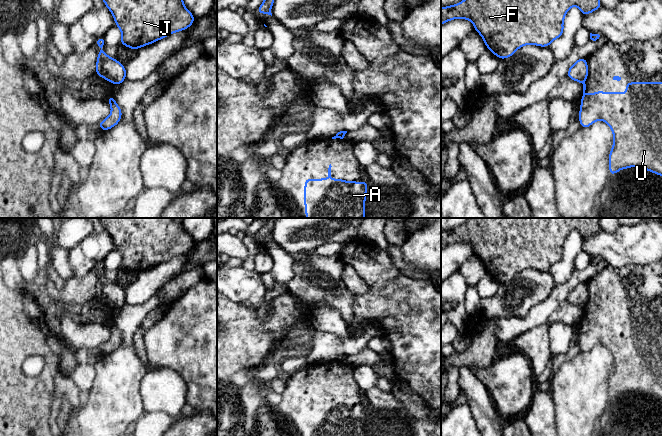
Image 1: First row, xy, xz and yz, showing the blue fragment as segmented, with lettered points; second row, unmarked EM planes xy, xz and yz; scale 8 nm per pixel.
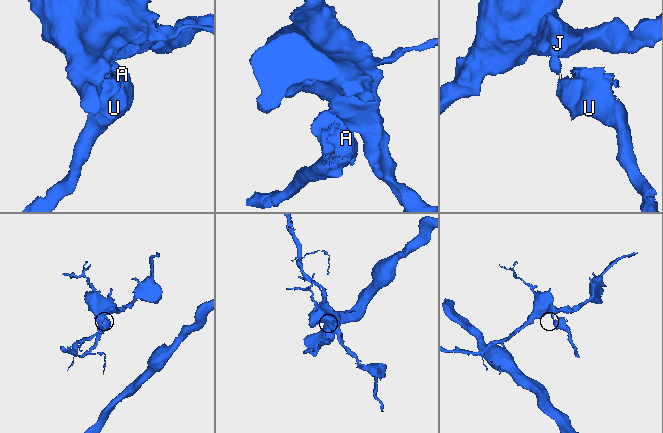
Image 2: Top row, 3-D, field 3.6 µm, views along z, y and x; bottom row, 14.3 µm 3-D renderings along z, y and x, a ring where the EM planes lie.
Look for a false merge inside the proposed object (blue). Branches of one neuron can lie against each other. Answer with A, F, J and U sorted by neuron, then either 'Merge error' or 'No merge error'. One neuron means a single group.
Groups: A U / F J. Merge error

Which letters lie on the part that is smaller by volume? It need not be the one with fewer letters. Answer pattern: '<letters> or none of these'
A, U

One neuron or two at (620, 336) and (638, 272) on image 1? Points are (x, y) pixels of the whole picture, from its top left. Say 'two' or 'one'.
one

